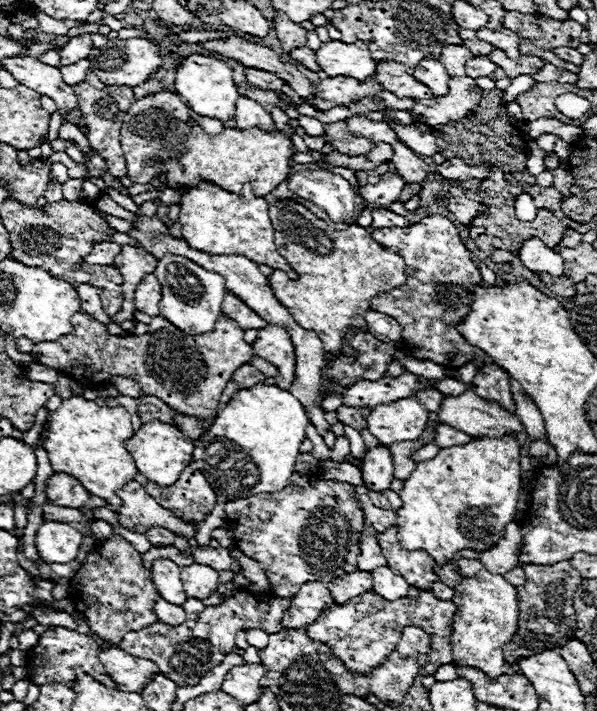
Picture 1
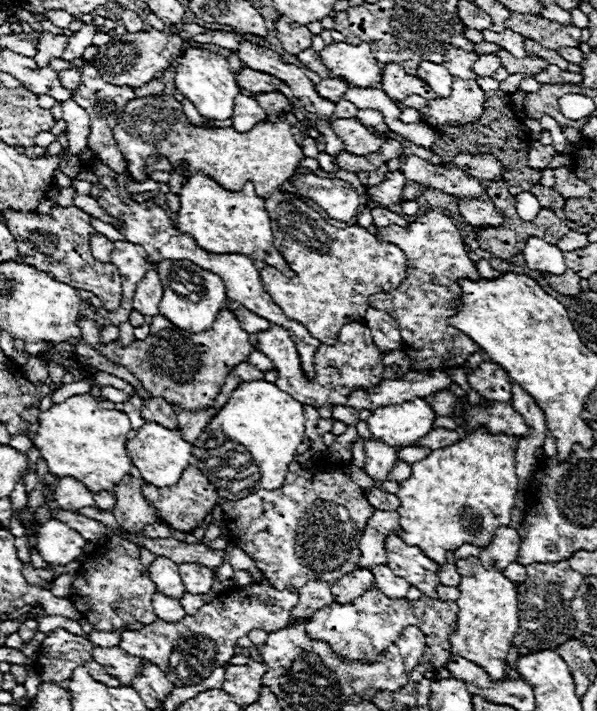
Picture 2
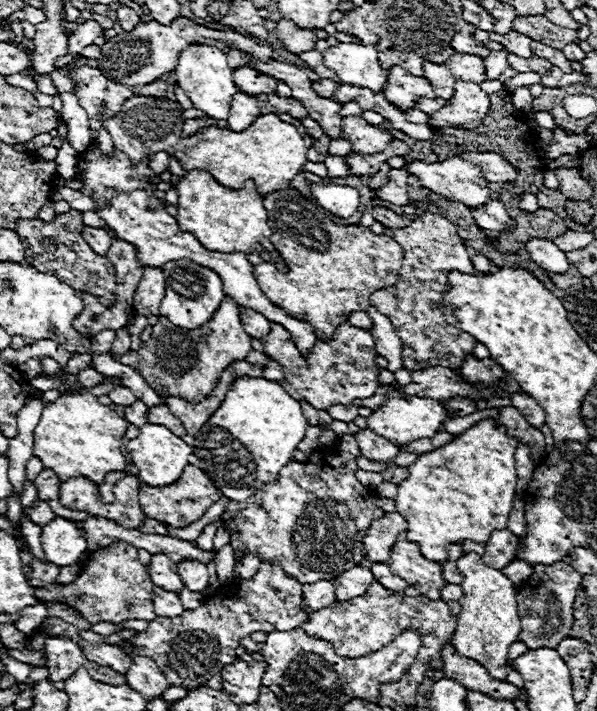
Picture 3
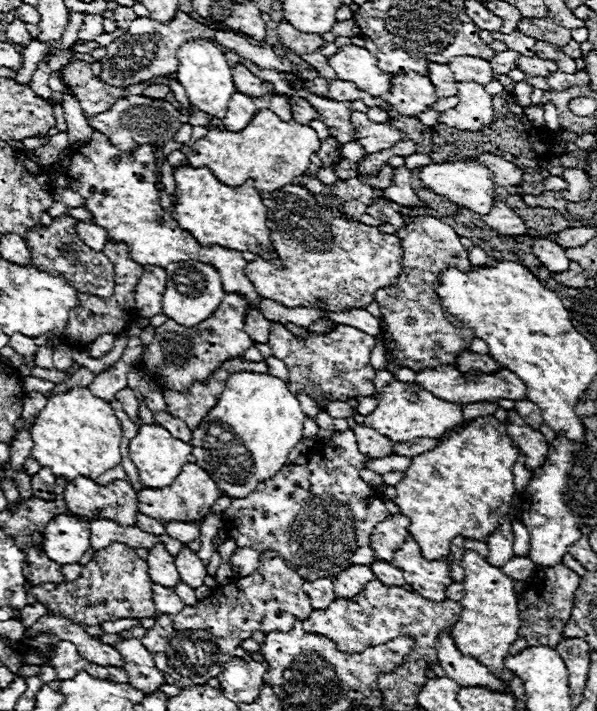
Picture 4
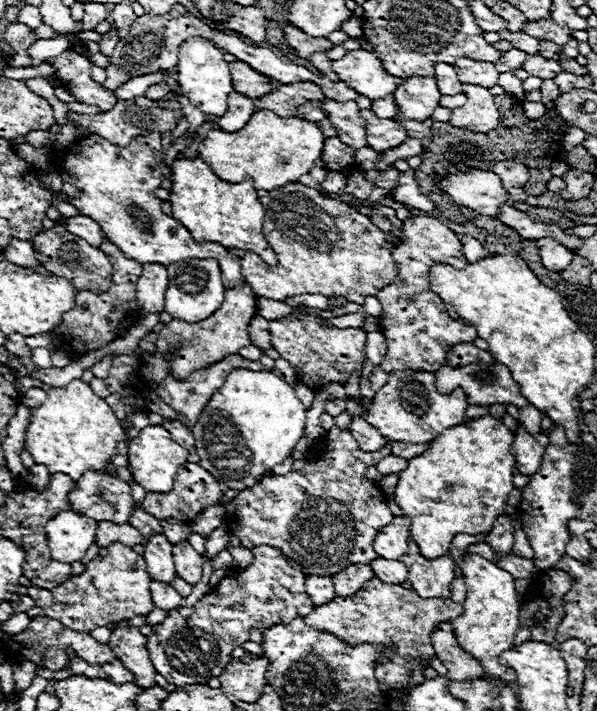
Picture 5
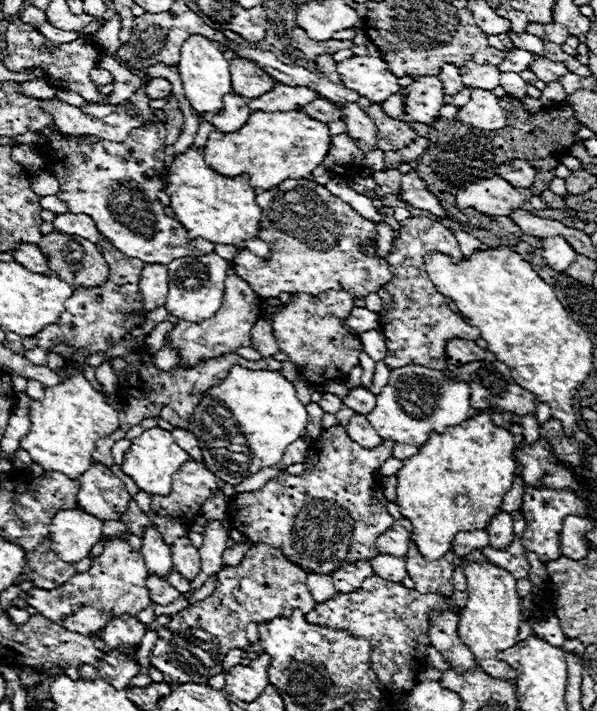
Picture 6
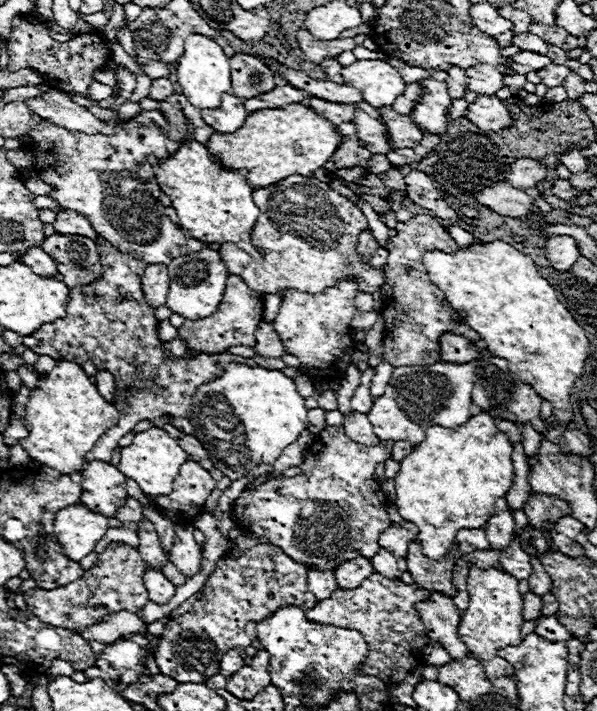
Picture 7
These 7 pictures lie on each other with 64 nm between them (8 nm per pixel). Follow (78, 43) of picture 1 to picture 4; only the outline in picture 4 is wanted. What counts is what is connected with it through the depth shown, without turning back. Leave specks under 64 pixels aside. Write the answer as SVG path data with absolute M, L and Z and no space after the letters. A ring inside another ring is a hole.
M86 14L84 24L80 26L78 40L94 40L94 36L102 34L102 20L104 14Z

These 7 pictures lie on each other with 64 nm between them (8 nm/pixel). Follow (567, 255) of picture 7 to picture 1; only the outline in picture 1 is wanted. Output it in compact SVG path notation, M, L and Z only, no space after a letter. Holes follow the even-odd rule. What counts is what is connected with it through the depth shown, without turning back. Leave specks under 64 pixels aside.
M530 238L520 248L522 264L532 272L548 272L550 276L564 274L564 260L552 248L548 248L542 240Z

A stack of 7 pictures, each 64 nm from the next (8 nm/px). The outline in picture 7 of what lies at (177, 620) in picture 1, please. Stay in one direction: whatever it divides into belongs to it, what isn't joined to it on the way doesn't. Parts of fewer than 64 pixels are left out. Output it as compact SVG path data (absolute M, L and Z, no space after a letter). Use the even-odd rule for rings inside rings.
M146 568L144 586L148 588L148 598L156 604L166 604L176 594L176 586L162 574L162 570Z

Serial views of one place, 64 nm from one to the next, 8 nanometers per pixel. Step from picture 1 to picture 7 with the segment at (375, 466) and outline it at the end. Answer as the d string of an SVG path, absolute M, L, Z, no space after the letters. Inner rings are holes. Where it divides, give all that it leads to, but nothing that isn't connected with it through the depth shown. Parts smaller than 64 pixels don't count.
M350 412L350 414L344 414L344 432L358 444L368 444L368 446L376 446L380 440L378 436L372 432L372 424L368 420L366 414L360 414L360 412Z

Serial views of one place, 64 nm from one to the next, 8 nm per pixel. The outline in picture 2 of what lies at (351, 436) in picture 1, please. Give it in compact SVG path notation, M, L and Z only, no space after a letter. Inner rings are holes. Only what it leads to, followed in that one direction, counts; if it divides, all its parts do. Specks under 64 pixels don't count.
M357 438L352 445L352 460L351 463L359 468L364 468L365 464L365 452L362 446L361 438Z

